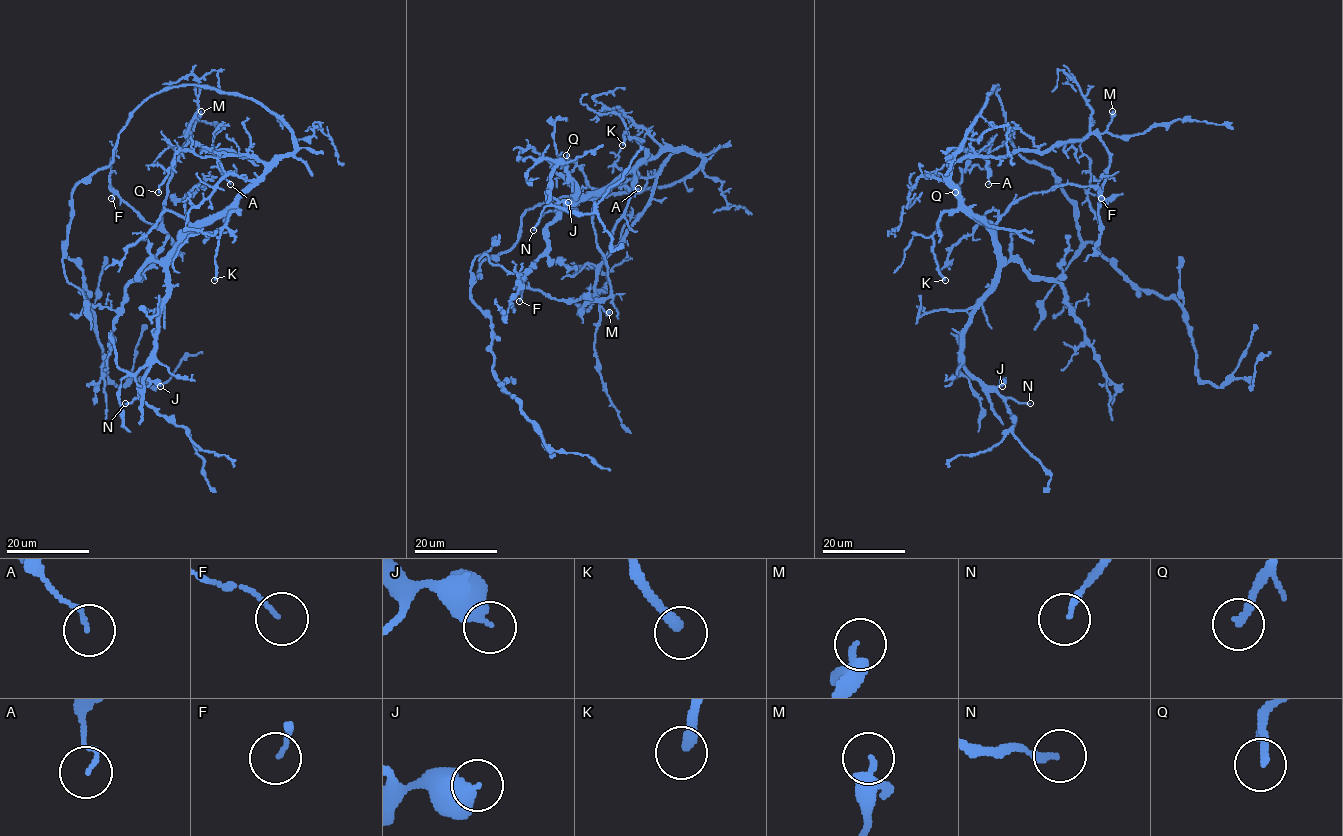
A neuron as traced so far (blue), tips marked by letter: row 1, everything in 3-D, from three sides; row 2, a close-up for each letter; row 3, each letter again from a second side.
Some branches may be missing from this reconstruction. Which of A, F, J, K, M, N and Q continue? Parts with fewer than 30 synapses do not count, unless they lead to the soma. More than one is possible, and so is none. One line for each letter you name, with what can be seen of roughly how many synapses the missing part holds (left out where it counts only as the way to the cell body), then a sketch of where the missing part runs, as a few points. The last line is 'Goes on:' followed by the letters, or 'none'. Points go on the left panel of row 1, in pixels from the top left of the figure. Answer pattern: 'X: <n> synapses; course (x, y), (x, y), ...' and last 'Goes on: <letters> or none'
Goes on: none

